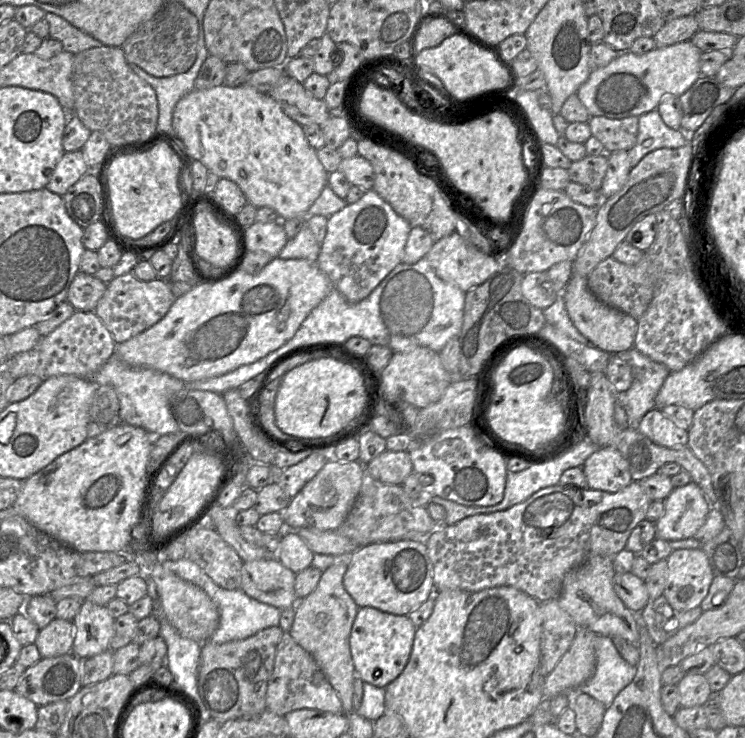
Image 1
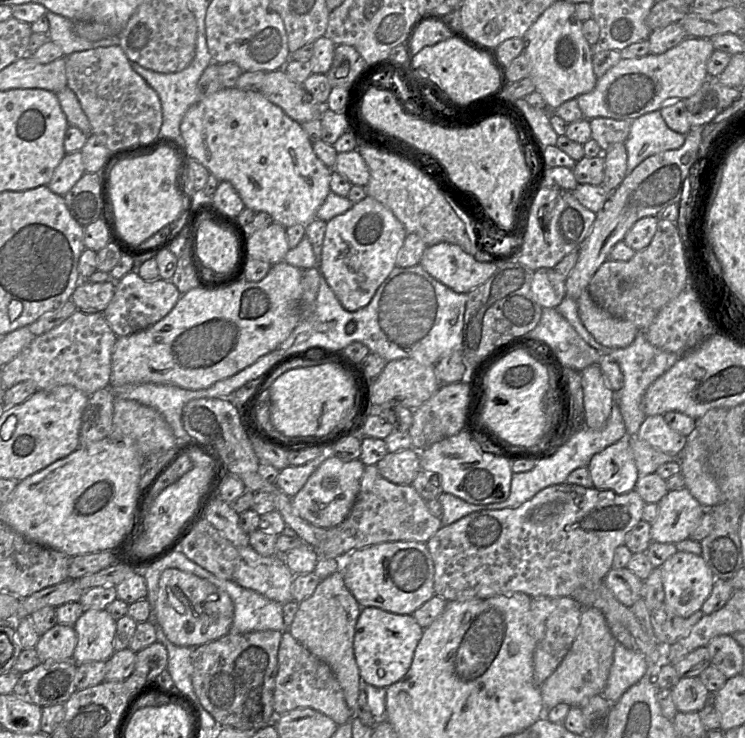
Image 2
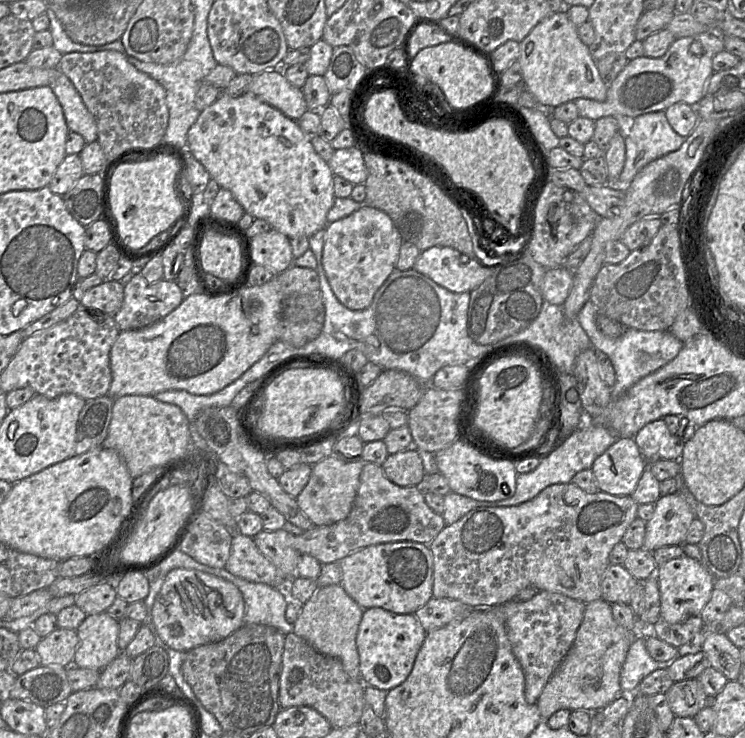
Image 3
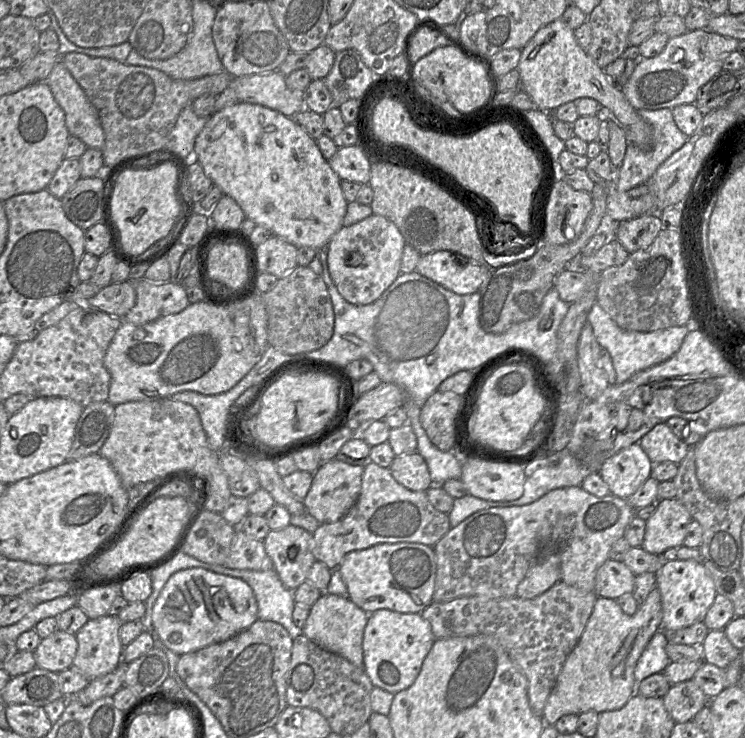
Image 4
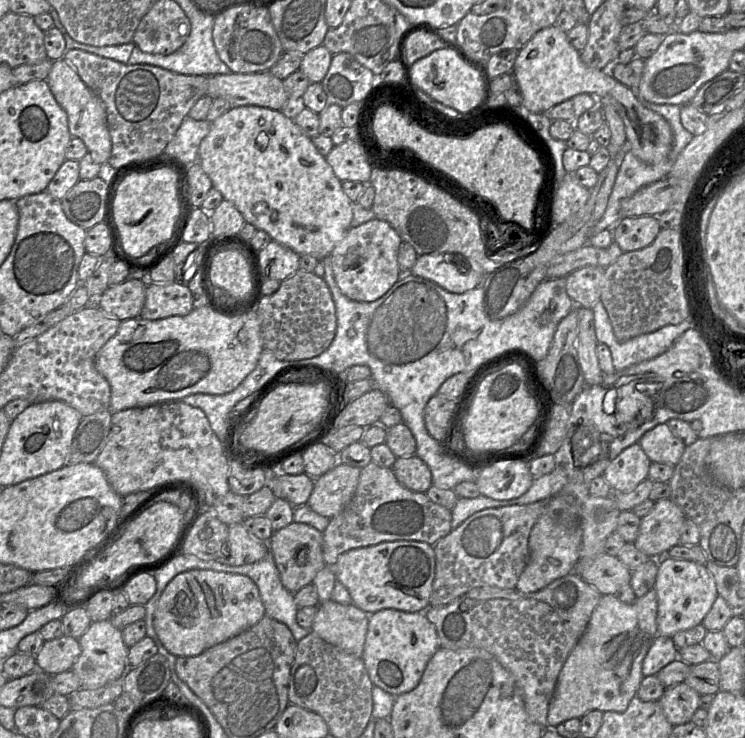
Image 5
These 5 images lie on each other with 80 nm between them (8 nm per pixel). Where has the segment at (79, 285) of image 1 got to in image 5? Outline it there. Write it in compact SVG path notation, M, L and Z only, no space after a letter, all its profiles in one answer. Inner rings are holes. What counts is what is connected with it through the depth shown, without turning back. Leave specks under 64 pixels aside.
M128 280L110 285L96 300L105 313L120 321L140 317L144 306L147 280Z

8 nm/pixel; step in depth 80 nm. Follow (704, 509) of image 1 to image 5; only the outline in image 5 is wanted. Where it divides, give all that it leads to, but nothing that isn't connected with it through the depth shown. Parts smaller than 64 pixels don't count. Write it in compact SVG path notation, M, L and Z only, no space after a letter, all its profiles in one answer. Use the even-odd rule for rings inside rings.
M659 499L652 510L641 518L634 545L650 558L658 557L679 544L681 528L686 519L671 499Z

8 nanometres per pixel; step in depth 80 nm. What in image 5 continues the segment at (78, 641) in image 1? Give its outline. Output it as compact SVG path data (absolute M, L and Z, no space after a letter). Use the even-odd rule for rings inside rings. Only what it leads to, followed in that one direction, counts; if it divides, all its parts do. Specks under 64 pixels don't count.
M110 619L93 621L78 639L81 653L72 666L72 671L80 681L80 688L97 689L116 679L122 679L128 669L129 648L123 640L122 632Z

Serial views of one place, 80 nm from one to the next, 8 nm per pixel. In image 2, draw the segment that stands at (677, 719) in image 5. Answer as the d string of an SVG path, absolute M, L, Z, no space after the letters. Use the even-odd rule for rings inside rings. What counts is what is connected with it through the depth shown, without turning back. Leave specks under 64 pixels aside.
M699 677L681 678L671 689L678 712L699 712L706 705L709 691Z

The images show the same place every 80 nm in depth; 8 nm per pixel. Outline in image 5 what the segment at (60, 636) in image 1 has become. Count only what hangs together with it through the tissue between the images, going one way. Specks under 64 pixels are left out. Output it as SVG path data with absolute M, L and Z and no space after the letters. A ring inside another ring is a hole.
M63 635L44 641L36 655L36 668L49 675L55 675L72 669L81 653L78 639Z

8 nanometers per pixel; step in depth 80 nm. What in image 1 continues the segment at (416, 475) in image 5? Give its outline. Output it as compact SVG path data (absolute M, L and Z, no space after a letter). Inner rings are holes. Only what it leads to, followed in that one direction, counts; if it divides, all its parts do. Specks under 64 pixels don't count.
M385 450L364 467L374 479L389 485L402 485L406 477L413 472L408 451Z

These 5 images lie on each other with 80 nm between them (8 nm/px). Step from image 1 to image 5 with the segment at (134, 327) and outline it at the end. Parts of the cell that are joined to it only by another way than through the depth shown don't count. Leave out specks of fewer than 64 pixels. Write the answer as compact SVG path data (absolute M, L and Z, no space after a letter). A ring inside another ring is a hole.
M147 281L140 318L158 320L170 316L185 316L193 309L193 295L187 285L175 281L171 283Z

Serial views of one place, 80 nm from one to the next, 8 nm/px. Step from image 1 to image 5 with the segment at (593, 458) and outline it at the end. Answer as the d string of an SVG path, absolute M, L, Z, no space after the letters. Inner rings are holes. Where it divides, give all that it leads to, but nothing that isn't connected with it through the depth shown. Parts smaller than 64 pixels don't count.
M639 443L625 448L603 472L613 492L630 492L648 478L652 462Z

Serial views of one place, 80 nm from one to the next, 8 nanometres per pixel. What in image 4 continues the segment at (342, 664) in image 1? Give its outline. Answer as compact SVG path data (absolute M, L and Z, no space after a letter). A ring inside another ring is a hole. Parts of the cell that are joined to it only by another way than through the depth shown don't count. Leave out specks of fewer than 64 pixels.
M323 592L310 607L310 613L302 632L322 648L362 667L364 665L363 635L367 621L368 613L358 607L348 596Z

